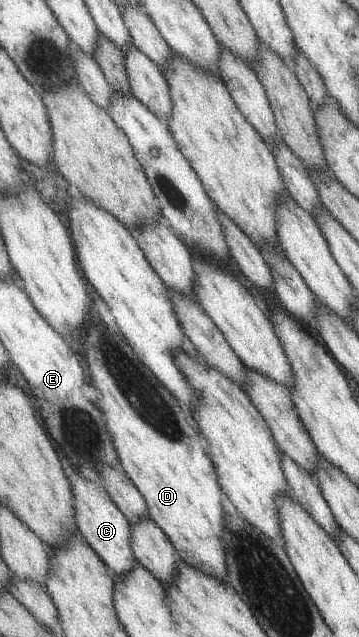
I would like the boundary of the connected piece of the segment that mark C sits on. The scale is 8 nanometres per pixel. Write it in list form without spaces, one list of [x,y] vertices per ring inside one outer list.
[[[66,465],[66,468],[66,476],[73,493],[74,519],[79,536],[99,555],[112,575],[124,575],[137,563],[130,545],[130,524],[128,520],[101,484],[81,476],[81,473],[75,468],[68,465]]]

